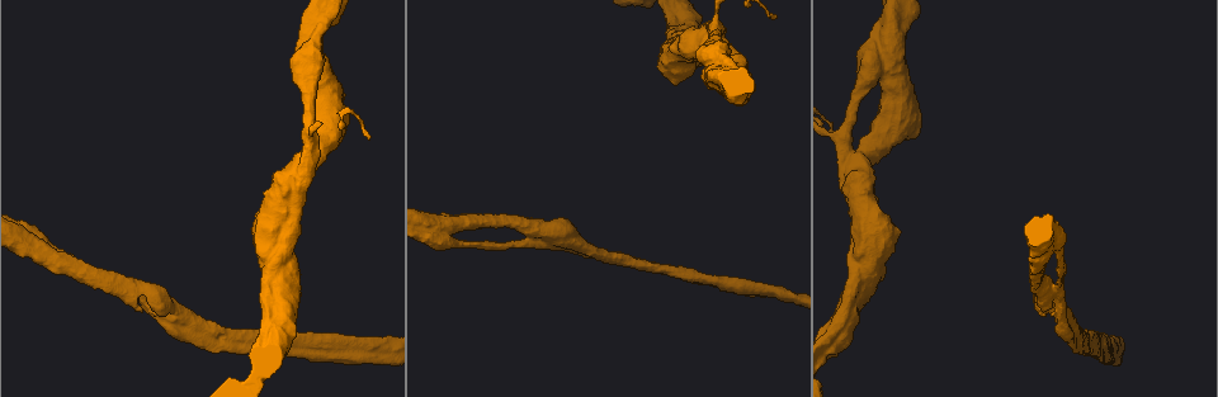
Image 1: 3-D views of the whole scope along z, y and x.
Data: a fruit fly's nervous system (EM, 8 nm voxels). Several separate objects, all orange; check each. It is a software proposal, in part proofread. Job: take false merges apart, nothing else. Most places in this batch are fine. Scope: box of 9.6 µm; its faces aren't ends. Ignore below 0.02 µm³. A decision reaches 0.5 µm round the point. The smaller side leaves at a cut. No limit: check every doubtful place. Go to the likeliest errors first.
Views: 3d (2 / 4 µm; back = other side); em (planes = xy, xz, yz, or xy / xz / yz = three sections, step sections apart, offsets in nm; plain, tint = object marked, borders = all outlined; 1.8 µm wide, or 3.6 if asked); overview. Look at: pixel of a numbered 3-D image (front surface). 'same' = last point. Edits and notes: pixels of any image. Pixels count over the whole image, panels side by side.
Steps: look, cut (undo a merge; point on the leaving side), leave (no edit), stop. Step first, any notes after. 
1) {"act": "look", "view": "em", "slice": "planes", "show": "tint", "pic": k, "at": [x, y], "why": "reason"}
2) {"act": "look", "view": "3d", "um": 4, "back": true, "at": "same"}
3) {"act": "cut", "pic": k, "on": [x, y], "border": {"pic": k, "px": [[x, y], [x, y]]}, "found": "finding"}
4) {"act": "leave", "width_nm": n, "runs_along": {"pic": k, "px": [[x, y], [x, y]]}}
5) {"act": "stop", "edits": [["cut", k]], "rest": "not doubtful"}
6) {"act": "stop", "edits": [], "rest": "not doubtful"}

{"act": "look", "view": "em", "slice": "xz", "step": 4, "show": "plain", "pic": 1, "at": [1073, 328], "why": "a fork"}

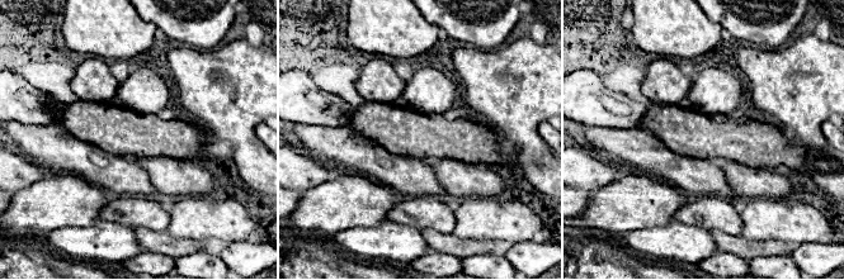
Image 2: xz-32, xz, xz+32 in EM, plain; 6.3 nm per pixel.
{"act": "look", "view": "em", "slice": "xz", "step": 4, "show": "tint", "at": "same", "why": "where the object lies"}

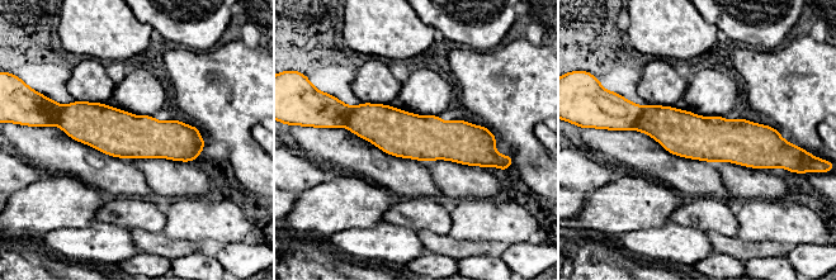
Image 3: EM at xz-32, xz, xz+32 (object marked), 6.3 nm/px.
{"act": "leave", "runs_along": {"pic": 3, "px": [[626, 126], [777, 145]]}, "found": "continuous, no second neuron"}

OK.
{"act": "look", "view": "3d", "um": 4, "pic": 1, "at": [312, 154], "why": "calibre changes"}

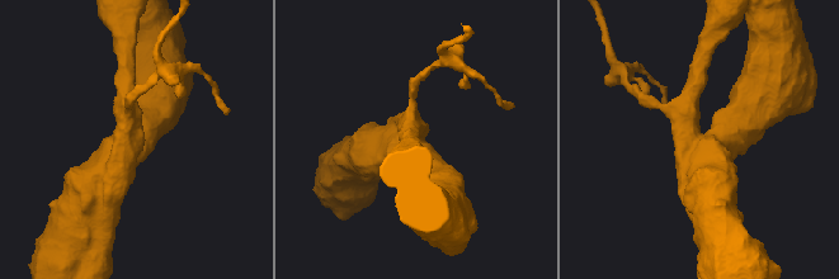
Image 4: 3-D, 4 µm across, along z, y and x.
{"act": "look", "view": "em", "slice": "xz", "step": 8, "show": "tint", "pic": 4, "at": [126, 139], "why": "need the tissue"}

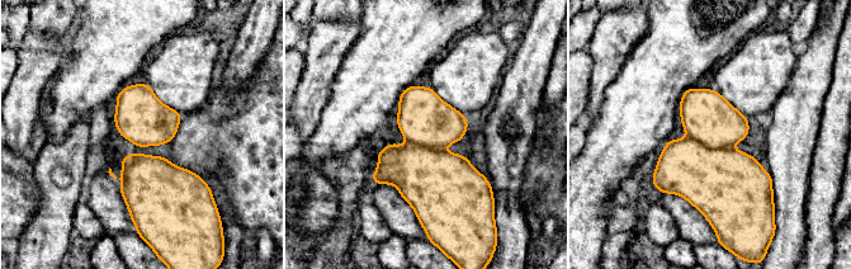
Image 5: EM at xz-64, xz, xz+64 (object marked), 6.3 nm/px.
{"act": "look", "view": "em", "slice": "planes", "show": "tint", "at": "same", "why": "another direction"}

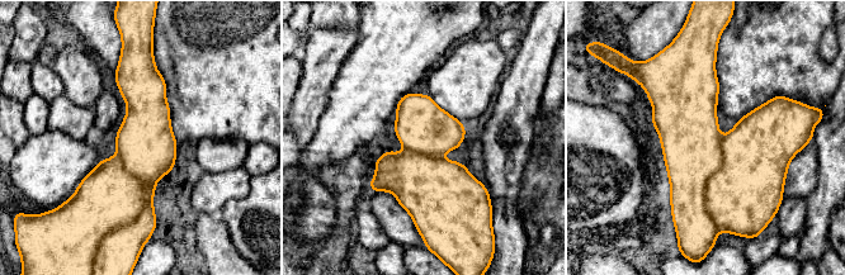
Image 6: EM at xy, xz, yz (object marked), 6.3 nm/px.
{"act": "leave", "arms": 3, "found": "one neuron here"}

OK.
{"act": "look", "view": "em", "slice": "planes", "show": "tint", "pic": 1, "at": [1064, 318], "why": "arms part here"}

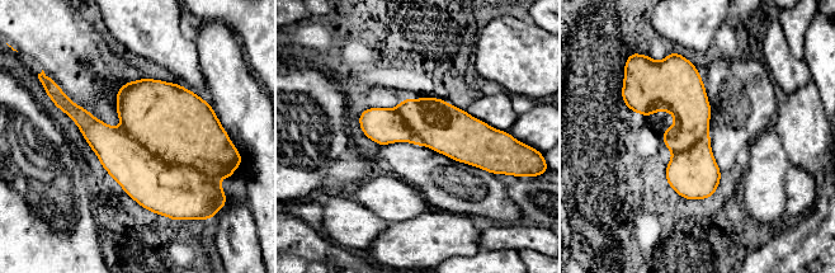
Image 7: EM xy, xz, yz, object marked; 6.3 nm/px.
{"act": "leave", "runs_along": {"pic": 7, "px": [[362, 118], [435, 123], [494, 144]]}, "found": "continuous, no second neuron"}

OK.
{"act": "look", "view": "3d", "um": 4, "pic": 1, "at": [1046, 285], "why": "arms part here"}

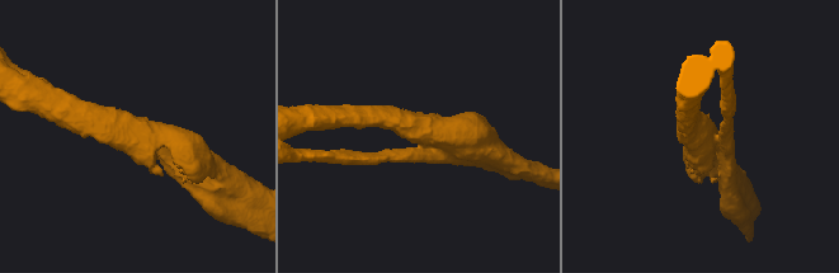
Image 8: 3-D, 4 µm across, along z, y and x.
{"act": "look", "view": "em", "slice": "planes", "show": "tint", "pic": 8, "at": [422, 130]}

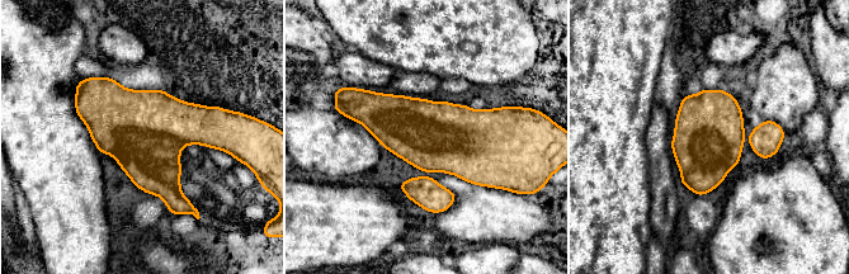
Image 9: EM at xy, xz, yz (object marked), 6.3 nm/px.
{"act": "leave", "found": "one neuron here"}

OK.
{"act": "look", "view": "em", "um": 3.6, "slice": "planes", "show": "tint", "pic": 1, "at": [880, 66], "why": "abrupt turn"}

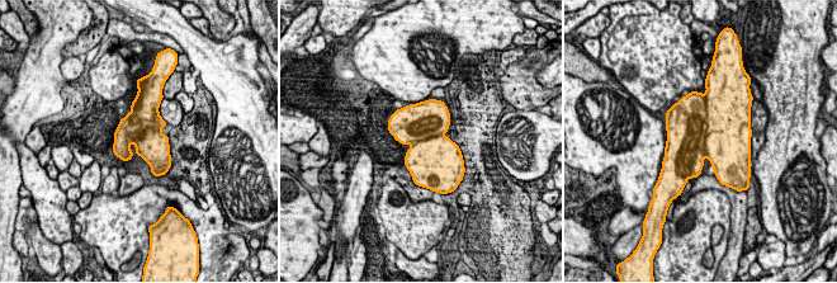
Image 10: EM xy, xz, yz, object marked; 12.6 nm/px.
{"act": "leave", "width_nm": 550, "found": "continuous, no second neuron"}

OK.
{"act": "look", "view": "em", "um": 3.6, "slice": "xy", "step": 4, "show": "tint", "pic": 1, "at": [29, 241], "why": "arms run side by side"}

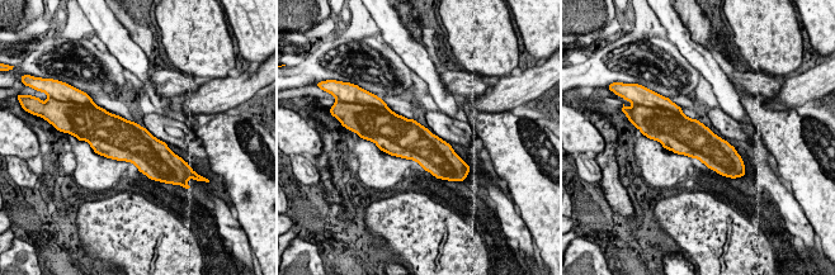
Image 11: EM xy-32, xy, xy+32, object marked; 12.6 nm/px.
{"act": "look", "view": "em", "um": 3.6, "slice": "planes", "show": "borders", "at": "same", "why": "another direction"}

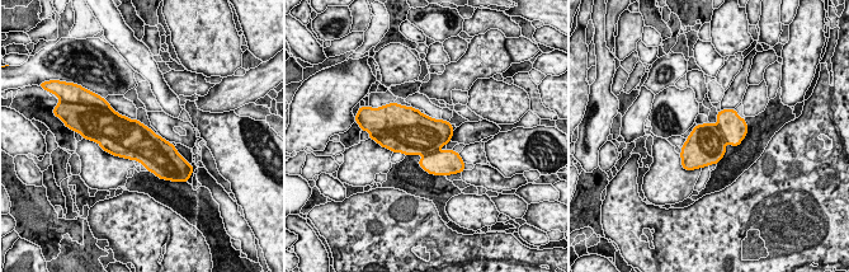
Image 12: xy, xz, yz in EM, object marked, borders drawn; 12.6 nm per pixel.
{"act": "leave", "width_nm": 480, "found": "one neuron here"}

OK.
{"act": "stop", "edits": [], "rest": "not doubtful"}

